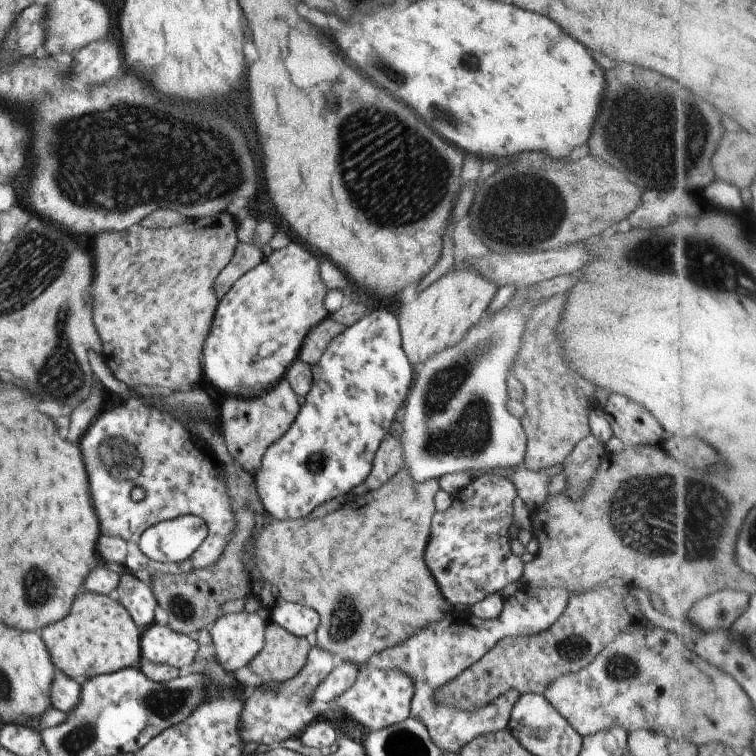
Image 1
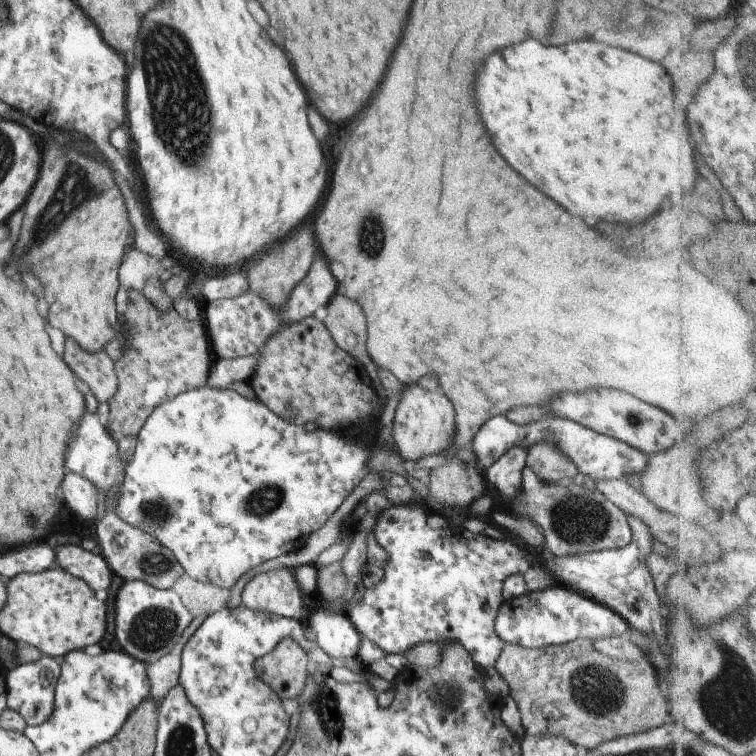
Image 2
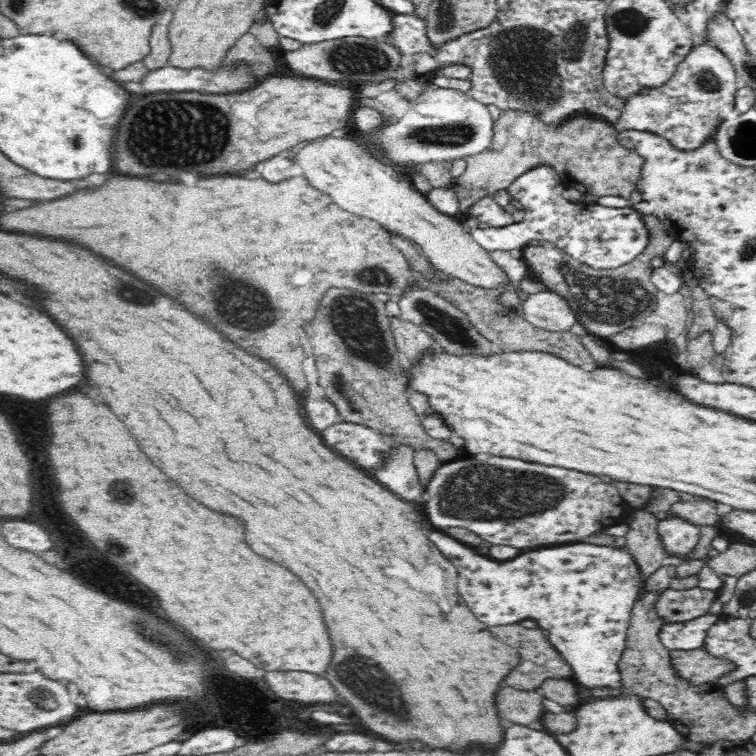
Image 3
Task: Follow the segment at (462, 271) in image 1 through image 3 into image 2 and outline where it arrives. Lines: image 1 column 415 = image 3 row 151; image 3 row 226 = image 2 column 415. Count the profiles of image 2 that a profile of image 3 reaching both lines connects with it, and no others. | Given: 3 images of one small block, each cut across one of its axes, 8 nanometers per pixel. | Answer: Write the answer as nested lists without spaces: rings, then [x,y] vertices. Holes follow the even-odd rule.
[[[415,383],[405,385],[395,407],[392,437],[397,454],[418,465],[429,465],[435,454],[444,454],[452,446],[455,434],[454,410],[441,390],[430,392]]]

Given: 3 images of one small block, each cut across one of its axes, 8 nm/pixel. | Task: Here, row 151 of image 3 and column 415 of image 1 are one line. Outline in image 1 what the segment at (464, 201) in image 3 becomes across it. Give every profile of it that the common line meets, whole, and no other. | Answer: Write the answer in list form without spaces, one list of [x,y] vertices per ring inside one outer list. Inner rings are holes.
[[[399,470],[390,480],[381,484],[377,489],[368,492],[369,503],[353,504],[353,502],[345,502],[341,508],[337,508],[331,514],[323,516],[323,518],[300,517],[299,519],[282,519],[278,520],[266,516],[261,529],[255,535],[251,535],[246,540],[243,553],[245,554],[245,570],[255,573],[258,582],[269,582],[279,591],[279,597],[282,600],[291,603],[300,603],[310,608],[315,608],[315,612],[321,616],[318,628],[316,629],[316,645],[328,651],[337,659],[343,658],[343,661],[354,663],[357,667],[365,664],[365,662],[377,652],[390,648],[402,642],[405,638],[412,636],[418,629],[427,625],[429,622],[439,621],[446,613],[454,610],[439,593],[438,587],[431,577],[429,570],[424,562],[424,551],[428,542],[430,519],[434,514],[434,496],[440,492],[438,482],[435,479],[427,480],[422,484],[414,484],[406,474],[406,471]]]

